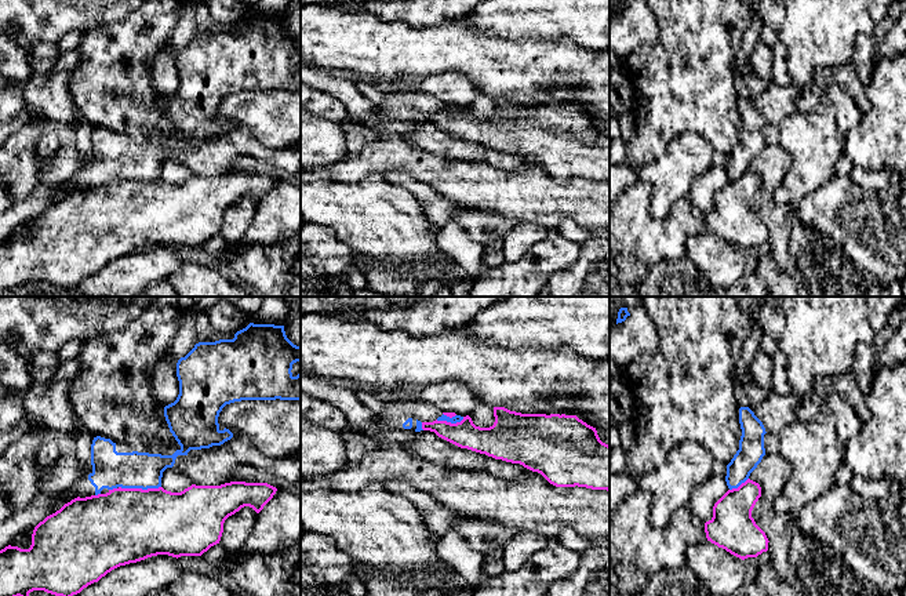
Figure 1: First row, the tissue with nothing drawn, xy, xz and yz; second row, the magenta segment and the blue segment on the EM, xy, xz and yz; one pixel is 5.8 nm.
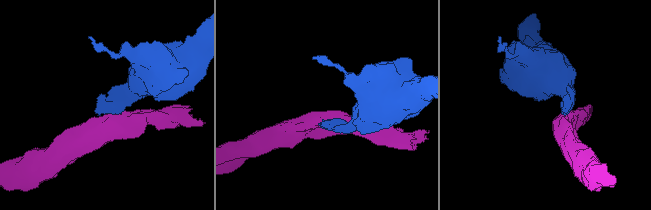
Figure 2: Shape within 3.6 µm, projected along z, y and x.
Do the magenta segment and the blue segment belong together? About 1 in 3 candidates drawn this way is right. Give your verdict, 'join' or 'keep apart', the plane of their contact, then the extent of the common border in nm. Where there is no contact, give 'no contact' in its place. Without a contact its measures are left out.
keep apart; meets magenta in xy; contact 240 nm long

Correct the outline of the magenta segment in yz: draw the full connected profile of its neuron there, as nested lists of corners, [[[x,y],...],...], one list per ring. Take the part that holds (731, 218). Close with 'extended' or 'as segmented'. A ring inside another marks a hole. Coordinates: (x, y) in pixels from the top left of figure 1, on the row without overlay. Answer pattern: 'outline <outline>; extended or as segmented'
outline [[[750,170],[728,181],[714,195],[713,208],[705,214],[707,232],[742,251],[767,243],[769,232],[752,208],[760,188],[760,175]]]; as segmented

